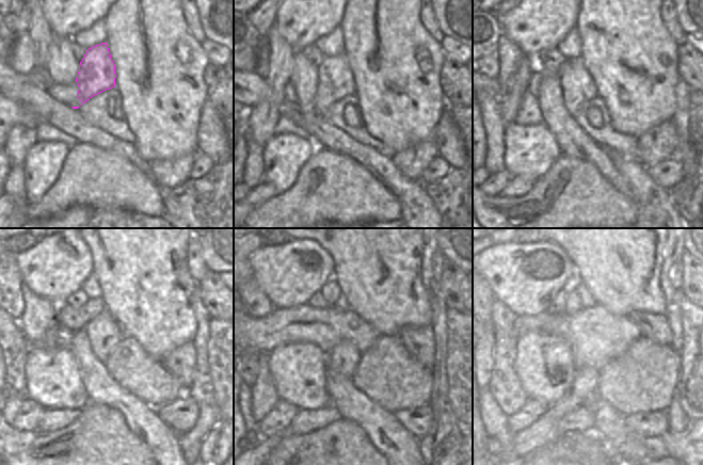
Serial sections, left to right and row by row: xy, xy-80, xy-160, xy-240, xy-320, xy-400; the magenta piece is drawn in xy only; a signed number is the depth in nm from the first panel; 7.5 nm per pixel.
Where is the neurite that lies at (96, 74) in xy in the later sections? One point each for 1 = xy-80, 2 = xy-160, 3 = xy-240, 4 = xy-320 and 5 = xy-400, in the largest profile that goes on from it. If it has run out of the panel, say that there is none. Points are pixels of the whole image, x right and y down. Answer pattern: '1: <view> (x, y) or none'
1: xy-80 (335, 79)
2: xy-160 (577, 85)
3: xy-240 (104, 333)
4: xy-320 (345, 357)
5: xy-400 (544, 431)

